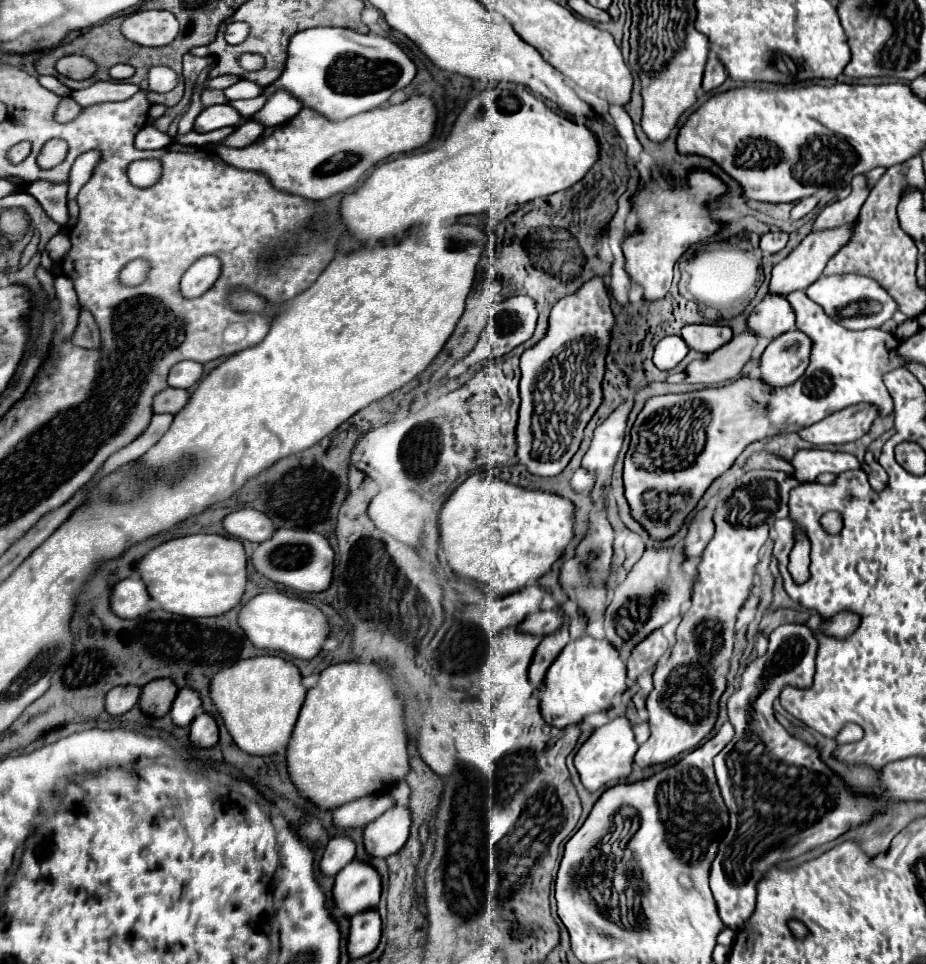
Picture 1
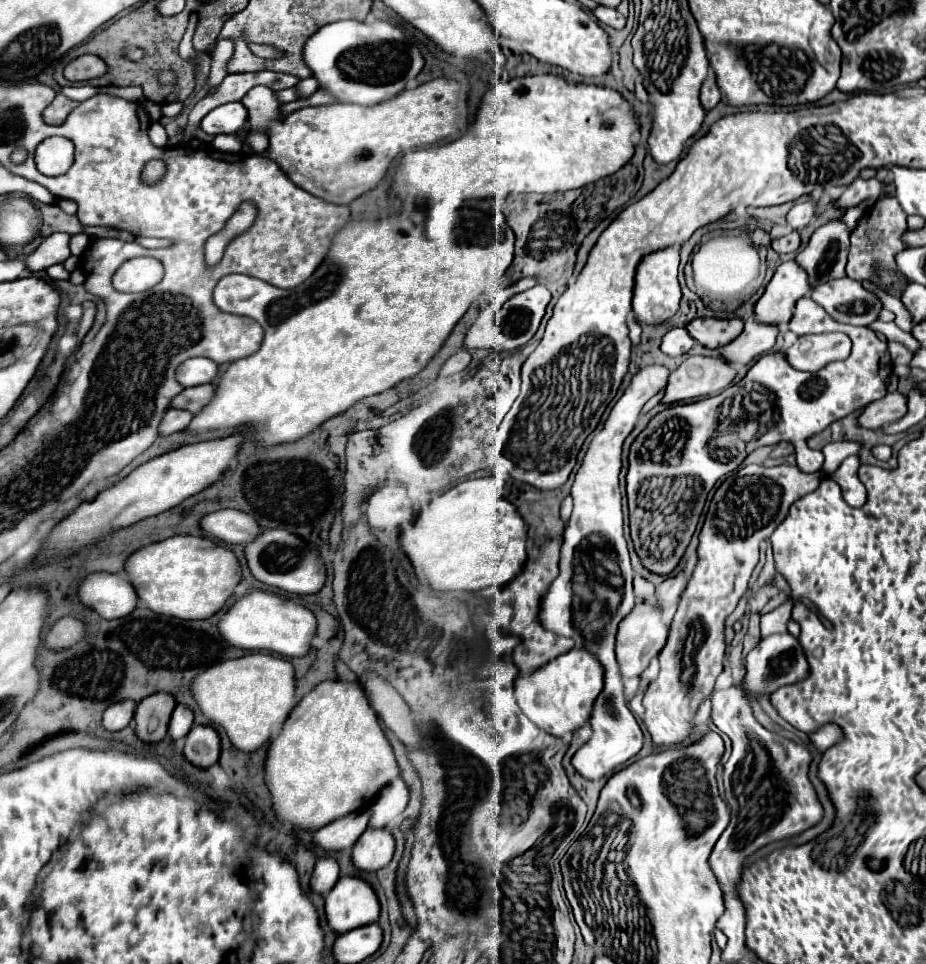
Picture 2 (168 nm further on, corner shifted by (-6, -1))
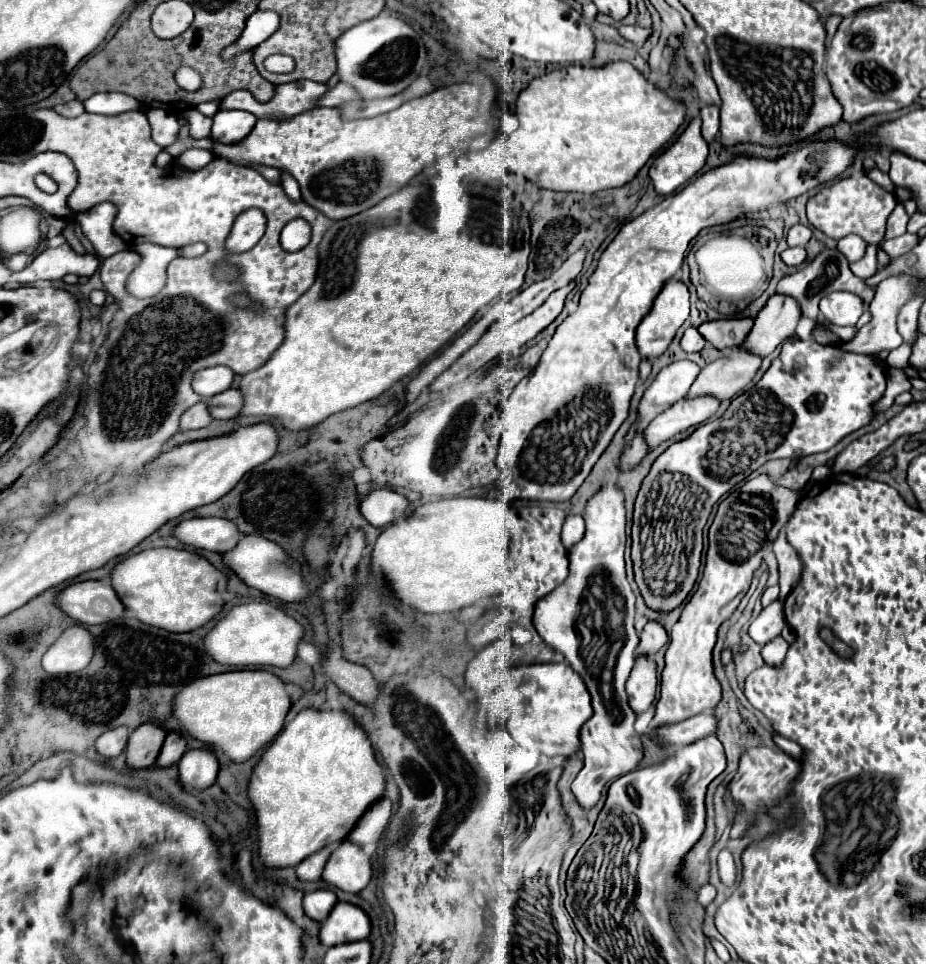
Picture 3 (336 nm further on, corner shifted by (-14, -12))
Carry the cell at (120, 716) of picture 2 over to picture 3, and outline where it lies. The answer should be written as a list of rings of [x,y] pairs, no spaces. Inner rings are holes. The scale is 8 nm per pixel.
[[[122,726],[122,728],[114,728],[110,732],[104,732],[98,740],[96,740],[96,750],[102,754],[102,756],[118,756],[126,750],[126,744],[128,744],[128,728]]]

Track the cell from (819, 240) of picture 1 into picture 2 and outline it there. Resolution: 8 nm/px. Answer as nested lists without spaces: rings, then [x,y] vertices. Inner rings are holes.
[[[786,261],[776,269],[764,295],[754,305],[754,319],[764,325],[784,327],[792,319],[796,301],[806,293],[810,293],[806,273],[794,261]]]

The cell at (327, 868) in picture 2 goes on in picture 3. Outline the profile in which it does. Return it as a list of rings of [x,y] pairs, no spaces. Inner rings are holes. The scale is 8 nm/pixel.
[[[328,888],[314,890],[314,892],[308,892],[304,896],[304,910],[312,920],[324,922],[326,916],[332,912],[336,902],[338,902],[338,898],[332,890],[328,890]]]

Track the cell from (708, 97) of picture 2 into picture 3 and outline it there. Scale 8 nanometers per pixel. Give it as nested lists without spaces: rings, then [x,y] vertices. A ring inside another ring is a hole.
[[[714,104],[702,106],[700,116],[702,116],[702,136],[706,138],[706,142],[712,142],[720,132],[720,108]]]

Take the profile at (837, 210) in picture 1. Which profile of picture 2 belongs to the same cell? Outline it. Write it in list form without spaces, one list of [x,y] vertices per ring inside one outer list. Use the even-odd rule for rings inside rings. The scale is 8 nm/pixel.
[[[830,221],[814,231],[808,247],[794,261],[808,273],[810,287],[816,287],[824,281],[846,277],[848,251],[848,227],[842,221]]]

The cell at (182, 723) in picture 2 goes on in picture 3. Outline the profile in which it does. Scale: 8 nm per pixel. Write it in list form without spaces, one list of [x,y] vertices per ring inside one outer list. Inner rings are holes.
[[[170,732],[164,740],[164,746],[156,760],[156,766],[168,768],[170,764],[178,762],[184,756],[184,752],[186,752],[186,738],[180,732]]]

